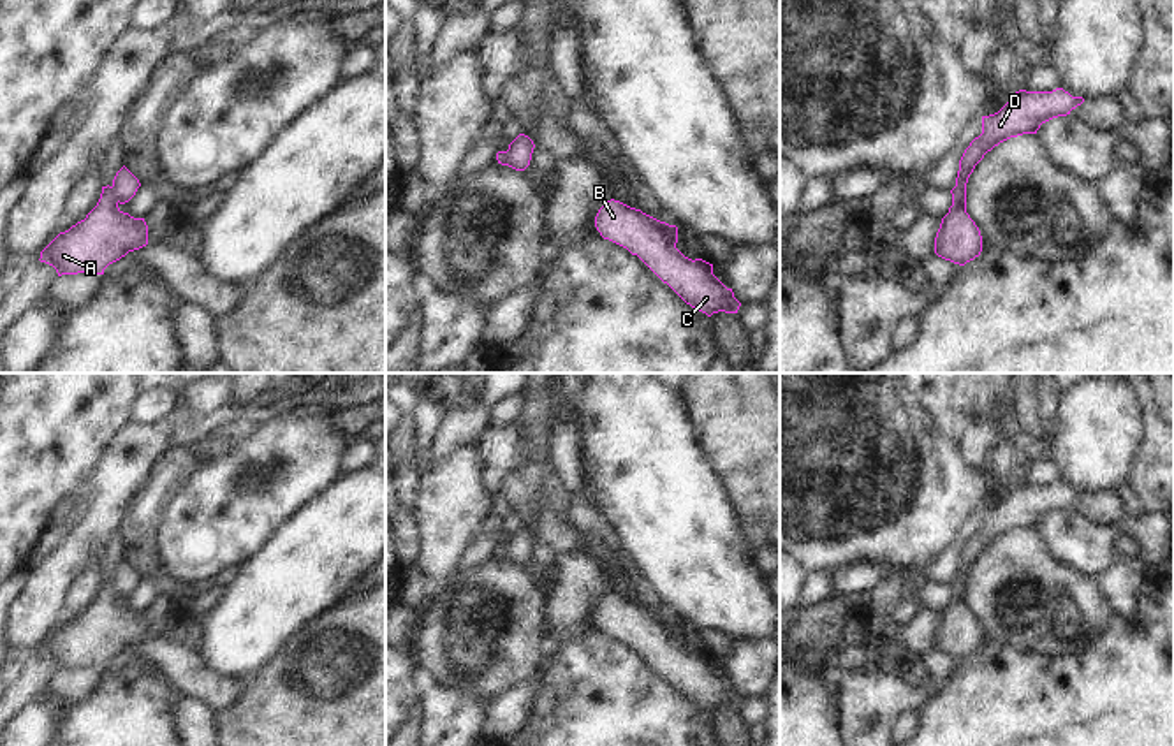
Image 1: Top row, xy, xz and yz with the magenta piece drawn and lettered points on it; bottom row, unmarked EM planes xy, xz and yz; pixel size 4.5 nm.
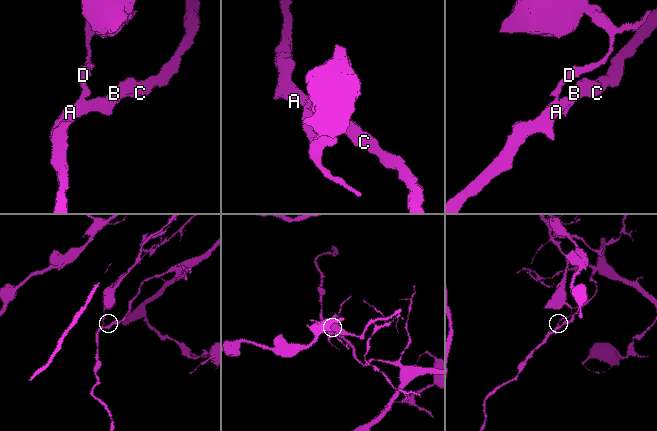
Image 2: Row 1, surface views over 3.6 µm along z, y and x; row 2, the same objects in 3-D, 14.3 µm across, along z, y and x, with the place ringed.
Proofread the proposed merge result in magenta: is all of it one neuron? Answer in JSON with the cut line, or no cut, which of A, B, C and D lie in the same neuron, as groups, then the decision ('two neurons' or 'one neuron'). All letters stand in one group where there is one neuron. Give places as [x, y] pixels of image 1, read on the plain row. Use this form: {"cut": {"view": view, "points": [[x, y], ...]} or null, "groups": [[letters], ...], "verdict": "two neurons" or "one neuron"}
{"cut": {"view": "xy", "points": [[111, 581], [118, 595]]}, "groups": [["A", "B", "C"], ["D"]], "verdict": "two neurons"}

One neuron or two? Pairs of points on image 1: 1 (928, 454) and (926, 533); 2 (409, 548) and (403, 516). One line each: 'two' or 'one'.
1: one
2: one

